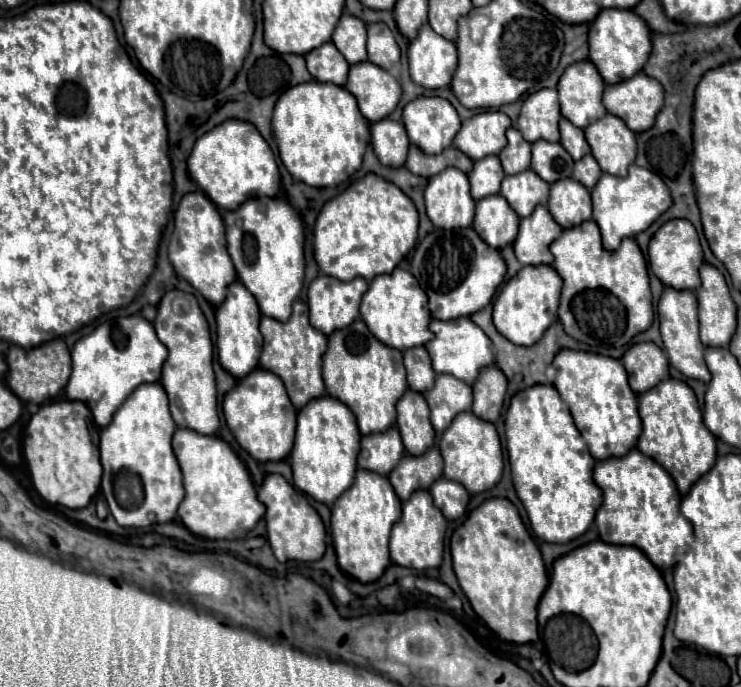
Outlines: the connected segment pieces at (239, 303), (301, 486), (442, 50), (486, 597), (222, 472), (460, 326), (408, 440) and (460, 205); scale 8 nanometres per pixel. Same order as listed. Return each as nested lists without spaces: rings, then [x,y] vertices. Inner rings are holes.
[[[236,280],[228,286],[226,300],[216,308],[216,324],[218,324],[218,360],[226,372],[234,378],[244,378],[258,366],[260,350],[262,350],[262,334],[258,330],[260,324],[260,308],[248,288]]]
[[[330,394],[310,400],[298,412],[296,442],[287,459],[294,472],[294,486],[314,500],[332,506],[332,502],[352,484],[352,478],[356,474],[360,438],[362,436],[358,430],[358,422],[352,410],[344,406],[344,402],[332,398]]]
[[[428,24],[418,30],[418,36],[408,46],[410,76],[424,88],[450,86],[456,70],[456,44],[436,34]]]
[[[488,498],[452,534],[450,552],[456,578],[474,612],[502,638],[516,644],[538,640],[536,606],[548,586],[542,554],[508,498]]]
[[[178,428],[172,440],[174,454],[184,476],[186,496],[178,506],[180,522],[196,536],[210,540],[236,540],[248,534],[264,516],[264,504],[256,498],[252,478],[242,460],[232,452],[230,444],[220,436],[198,434]]]
[[[456,318],[452,322],[432,320],[428,328],[430,328],[430,332],[434,332],[434,338],[426,344],[426,350],[432,358],[432,366],[436,372],[452,374],[452,376],[472,384],[476,380],[476,374],[480,372],[480,368],[494,364],[494,358],[490,352],[490,338],[470,318]]]
[[[406,390],[398,400],[398,430],[402,434],[402,442],[410,454],[424,454],[428,446],[432,446],[436,432],[430,424],[428,404],[424,396],[414,390]]]
[[[446,168],[438,176],[432,176],[426,190],[426,212],[428,218],[436,228],[460,228],[460,226],[470,226],[474,220],[474,208],[476,202],[470,196],[470,184],[468,176],[456,168]]]

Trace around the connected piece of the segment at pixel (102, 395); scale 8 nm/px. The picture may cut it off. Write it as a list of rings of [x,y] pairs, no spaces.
[[[132,314],[102,322],[72,348],[72,374],[66,386],[66,396],[68,400],[84,402],[92,410],[94,422],[102,428],[112,420],[112,414],[136,386],[160,380],[166,354],[166,346],[156,338],[152,322],[144,316]]]

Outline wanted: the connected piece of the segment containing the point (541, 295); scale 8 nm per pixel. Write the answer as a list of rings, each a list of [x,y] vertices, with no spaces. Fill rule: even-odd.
[[[524,266],[512,280],[508,280],[494,300],[494,324],[502,336],[518,346],[532,346],[540,340],[546,328],[556,320],[562,282],[552,266]]]

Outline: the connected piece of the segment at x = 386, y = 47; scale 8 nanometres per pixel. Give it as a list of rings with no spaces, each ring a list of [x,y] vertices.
[[[384,22],[368,24],[368,60],[384,66],[386,70],[400,60],[400,48]]]

